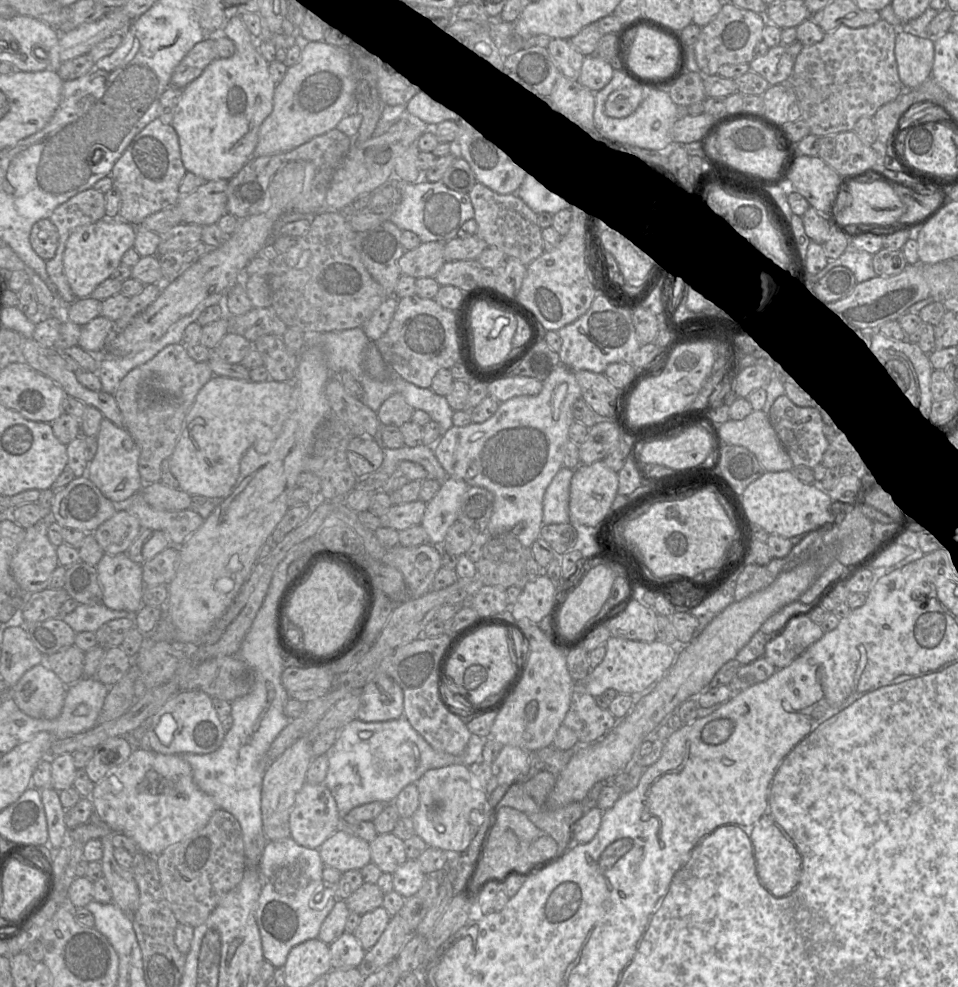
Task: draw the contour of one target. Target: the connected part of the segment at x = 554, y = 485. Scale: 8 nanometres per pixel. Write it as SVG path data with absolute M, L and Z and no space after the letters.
M562 467L547 487L543 499L543 524L570 522L570 483L574 470Z

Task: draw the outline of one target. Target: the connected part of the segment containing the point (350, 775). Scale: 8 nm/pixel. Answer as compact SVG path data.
M404 716L380 722L364 722L356 718L339 730L335 744L326 753L328 772L324 784L333 795L340 818L343 819L353 808L366 803L374 801L392 803L405 786L416 783L430 769L454 764L464 764L470 767L475 762L483 762L482 751L487 739L471 734L465 751L460 755L452 755L432 748Z

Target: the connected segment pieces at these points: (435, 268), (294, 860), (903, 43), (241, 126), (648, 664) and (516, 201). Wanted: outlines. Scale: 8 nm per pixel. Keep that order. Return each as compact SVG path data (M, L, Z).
M441 241L421 243L415 249L406 251L398 262L401 275L416 279L434 277L446 262L445 243Z
M291 837L268 841L262 852L258 864L262 888L255 918L263 956L275 968L284 967L293 947L318 938L322 923L338 900L337 890L323 882L324 867L318 849L303 847Z
M904 30L898 31L895 41L895 58L904 88L918 88L932 77L934 38L920 37Z
M234 16L228 20L223 30L225 36L235 45L234 55L213 60L198 78L182 90L171 124L178 135L185 169L206 181L229 180L250 161L257 145L259 128L273 110L276 88L269 73L269 63L258 52L258 41L270 39L263 39L262 33L257 37L252 36L241 16Z
M611 636L606 645L606 655L602 662L590 670L586 677L585 687L597 697L607 689L615 689L619 694L633 694L646 689L655 680L661 679L672 666L676 647L657 639L653 642L629 640Z
M479 182L468 194L477 223L476 235L488 246L500 249L506 256L514 257L526 266L544 252L542 229L538 225L537 214L517 195L498 194Z

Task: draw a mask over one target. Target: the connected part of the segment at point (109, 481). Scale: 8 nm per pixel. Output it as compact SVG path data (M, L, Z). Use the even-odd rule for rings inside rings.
M105 417L96 438L97 452L87 467L86 476L113 503L127 502L144 485L138 471L141 450L124 427L116 426Z

